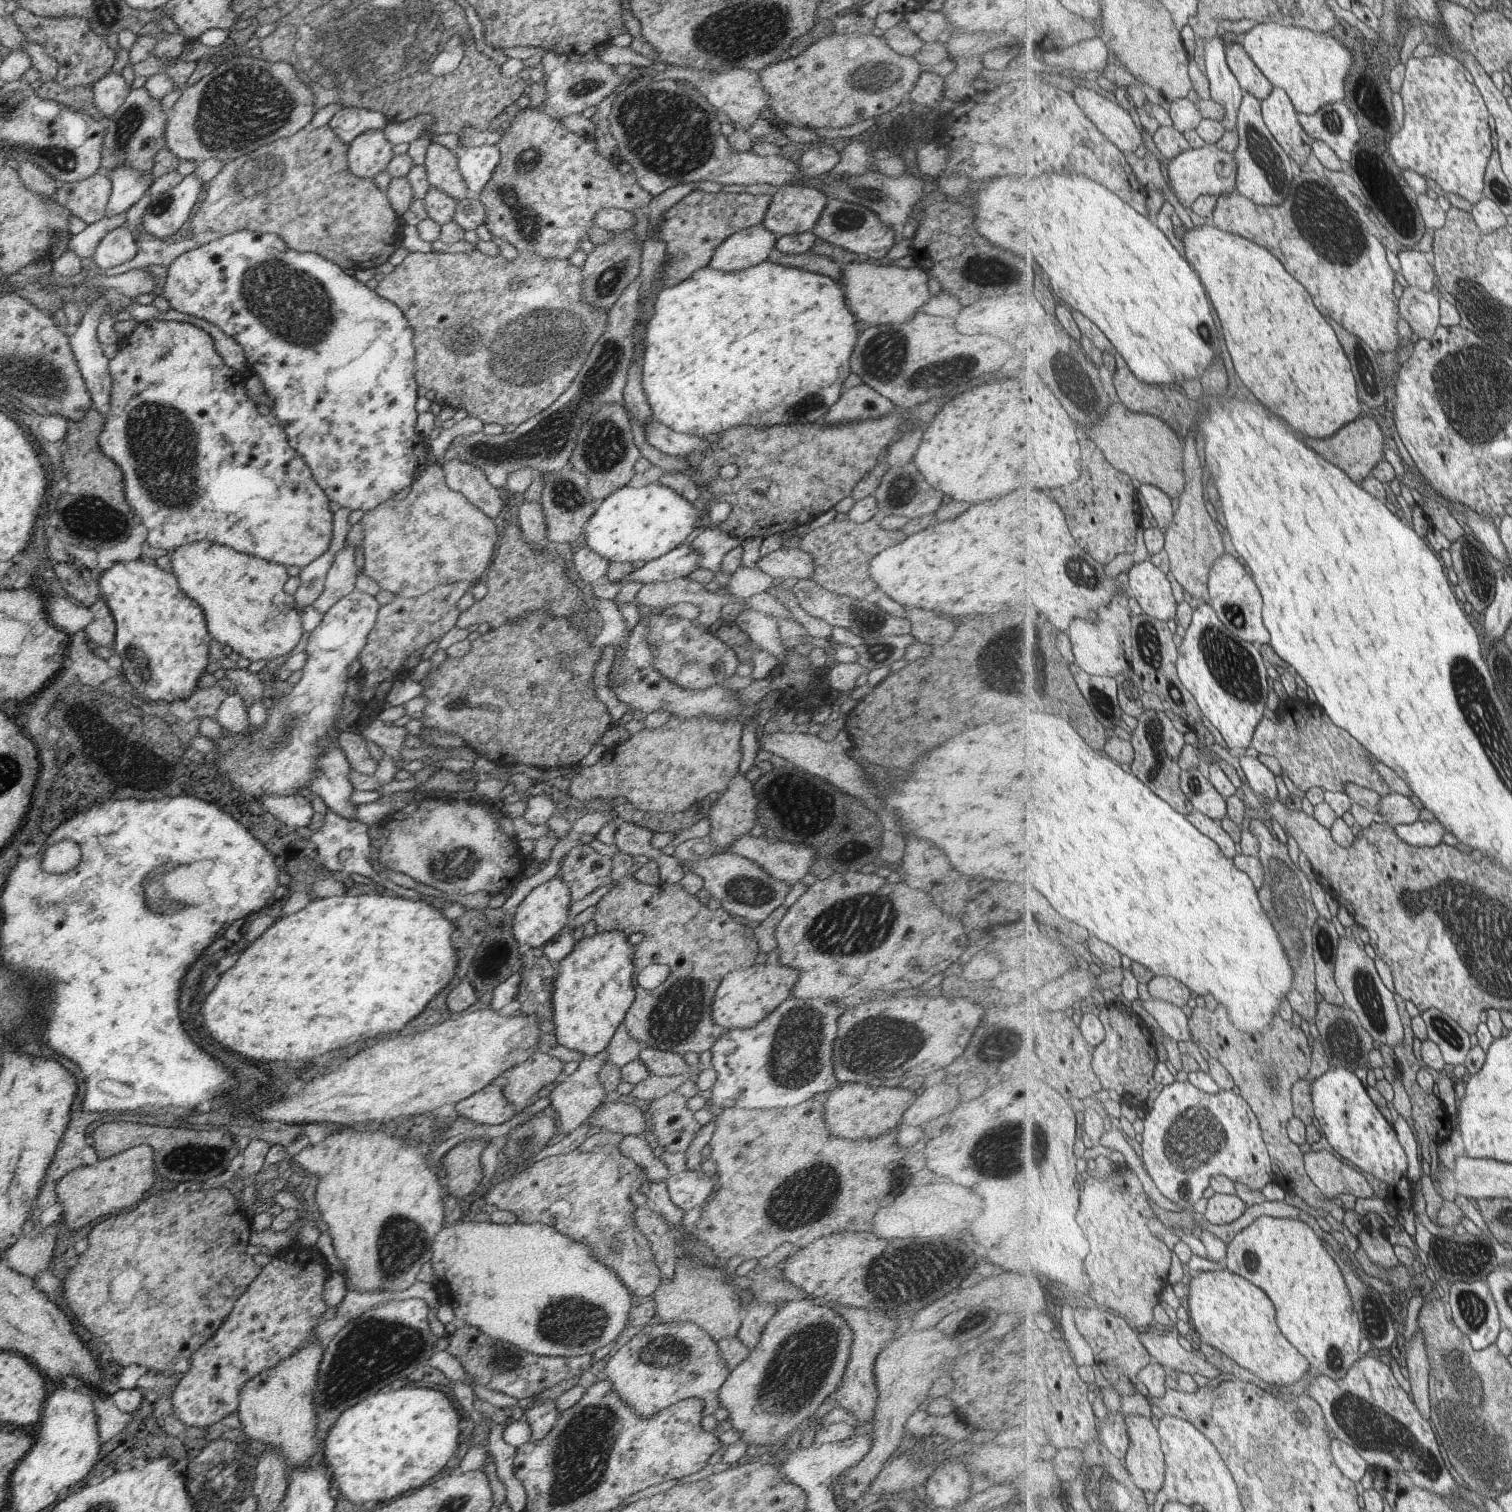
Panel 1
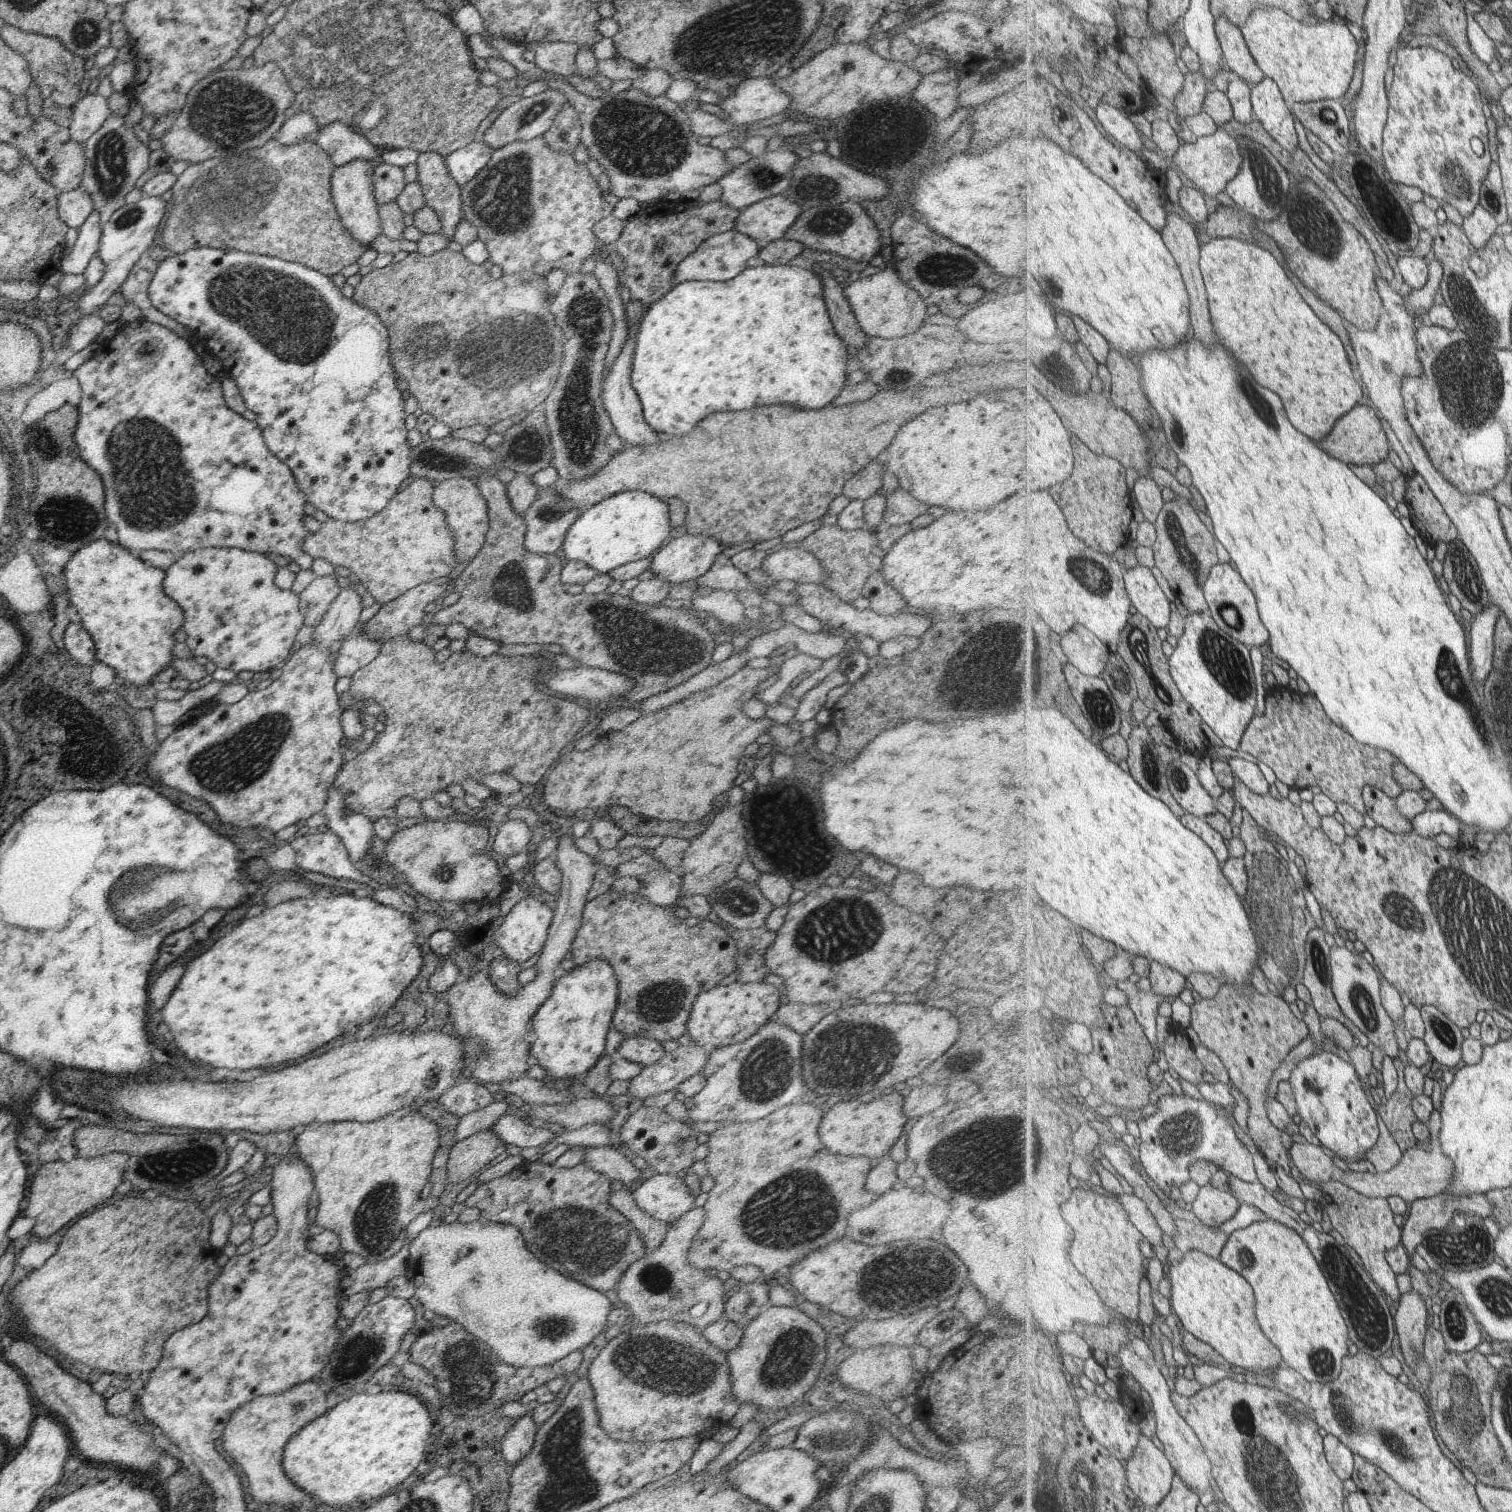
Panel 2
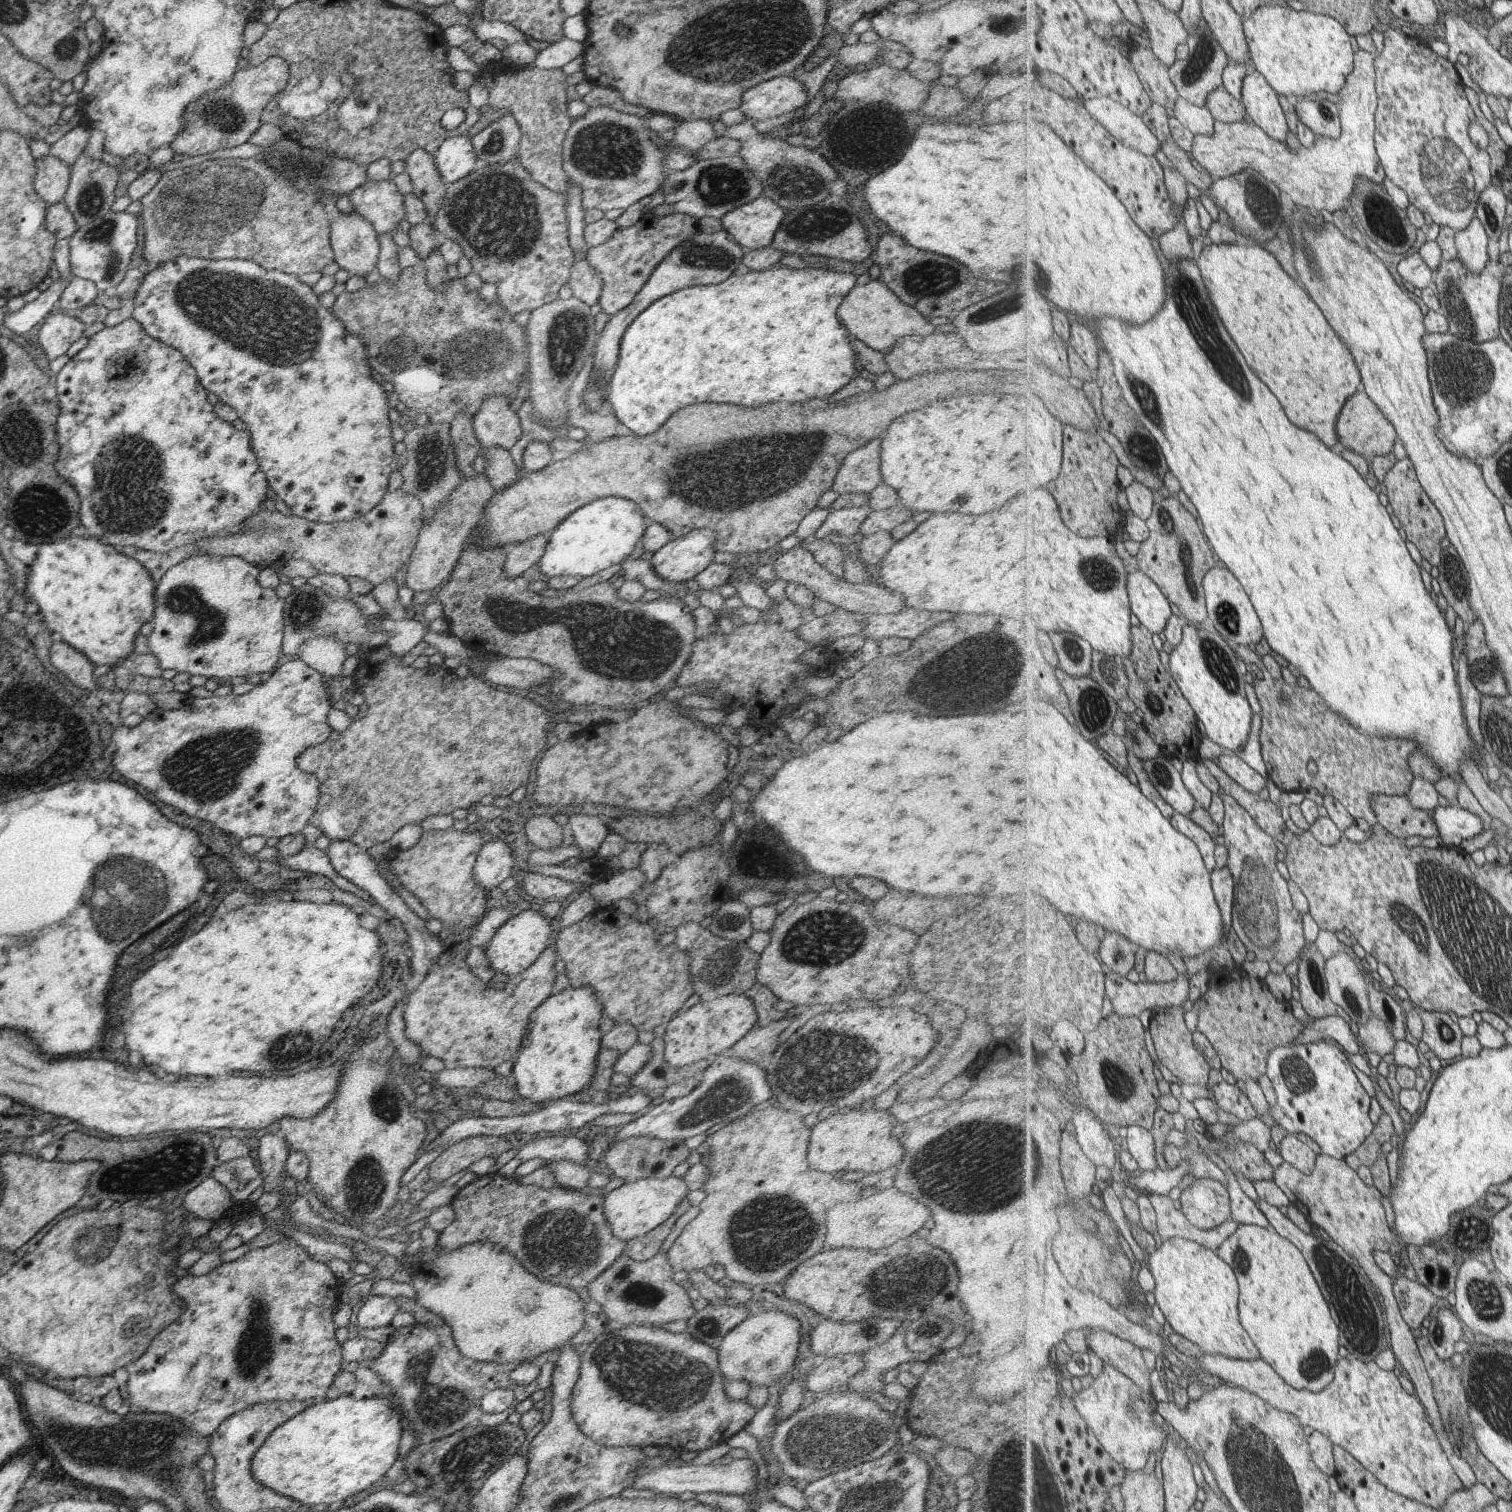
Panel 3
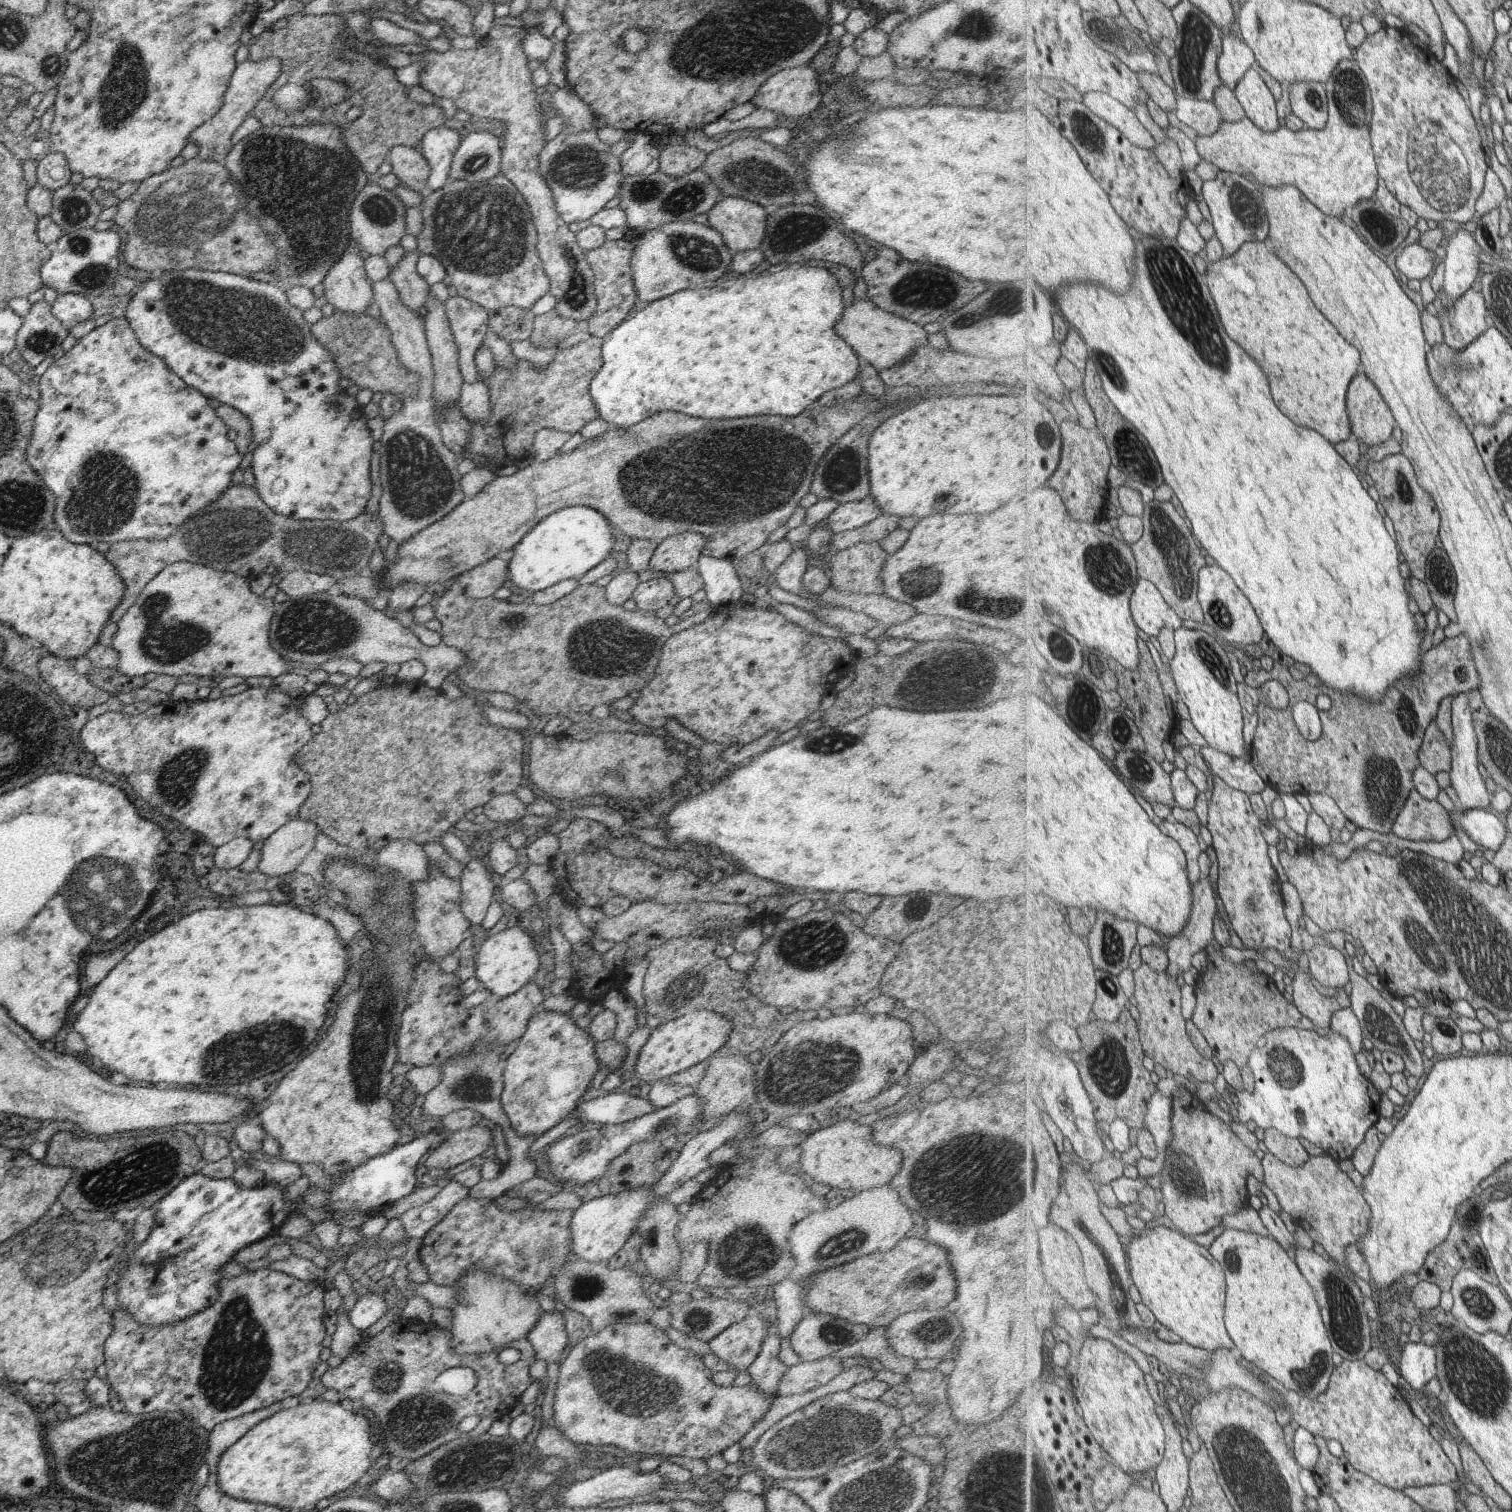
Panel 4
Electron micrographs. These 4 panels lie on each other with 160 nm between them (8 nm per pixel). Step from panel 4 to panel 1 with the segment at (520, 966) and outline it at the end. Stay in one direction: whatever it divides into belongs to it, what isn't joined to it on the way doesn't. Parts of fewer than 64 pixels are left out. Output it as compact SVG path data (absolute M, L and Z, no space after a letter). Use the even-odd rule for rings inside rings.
M555 875L548 881L543 881L540 885L532 887L517 905L514 920L510 931L519 946L543 947L552 940L555 934L566 925L569 920L568 908L572 903L568 886Z

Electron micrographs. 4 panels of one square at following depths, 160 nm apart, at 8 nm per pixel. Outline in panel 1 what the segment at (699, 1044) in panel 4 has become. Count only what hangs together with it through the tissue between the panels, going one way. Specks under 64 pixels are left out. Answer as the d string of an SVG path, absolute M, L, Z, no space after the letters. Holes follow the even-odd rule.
M781 963L739 967L727 973L719 982L712 1000L712 1019L727 1030L751 1028L763 1020L785 1000L798 979L798 972Z

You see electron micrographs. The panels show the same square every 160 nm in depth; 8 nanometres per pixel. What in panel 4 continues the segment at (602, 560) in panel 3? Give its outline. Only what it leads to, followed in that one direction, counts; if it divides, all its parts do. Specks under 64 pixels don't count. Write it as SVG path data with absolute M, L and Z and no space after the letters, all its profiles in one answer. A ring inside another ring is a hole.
M588 506L565 507L541 519L523 538L508 552L508 576L517 588L528 590L529 594L543 590L559 581L583 576L593 566L599 564L611 552L613 533L610 522L602 512Z

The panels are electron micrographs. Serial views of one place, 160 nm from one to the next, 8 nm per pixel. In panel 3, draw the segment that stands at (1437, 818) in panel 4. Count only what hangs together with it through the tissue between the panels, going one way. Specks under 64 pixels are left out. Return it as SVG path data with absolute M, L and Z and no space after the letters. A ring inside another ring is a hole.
M1381 794L1371 796L1371 802L1378 827L1395 834L1396 838L1440 836L1439 828L1431 816L1433 811L1415 808L1407 796Z

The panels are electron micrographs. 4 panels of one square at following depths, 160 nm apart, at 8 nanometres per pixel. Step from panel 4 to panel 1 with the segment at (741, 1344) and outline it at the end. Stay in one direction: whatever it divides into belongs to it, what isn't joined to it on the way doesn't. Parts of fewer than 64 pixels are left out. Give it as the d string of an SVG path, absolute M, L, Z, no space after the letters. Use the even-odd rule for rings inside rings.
M805 1298L777 1308L760 1341L719 1387L720 1404L727 1410L731 1429L742 1436L754 1434L759 1438L755 1444L794 1442L795 1426L808 1422L821 1402L840 1386L851 1343L850 1326L829 1306L811 1304Z

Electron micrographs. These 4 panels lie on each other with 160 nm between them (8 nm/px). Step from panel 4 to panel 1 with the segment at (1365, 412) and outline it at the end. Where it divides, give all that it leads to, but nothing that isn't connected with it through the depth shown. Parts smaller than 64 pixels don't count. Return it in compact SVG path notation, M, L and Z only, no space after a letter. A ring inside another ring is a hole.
M1363 414L1359 419L1353 421L1349 425L1345 425L1335 436L1327 438L1327 440L1313 440L1311 438L1303 438L1307 442L1307 446L1315 448L1319 454L1323 454L1323 458L1329 462L1335 463L1345 474L1351 477L1353 482L1358 485L1369 478L1371 470L1376 467L1376 464L1383 460L1385 456L1385 426L1379 424L1381 421L1378 417L1373 417L1368 414Z

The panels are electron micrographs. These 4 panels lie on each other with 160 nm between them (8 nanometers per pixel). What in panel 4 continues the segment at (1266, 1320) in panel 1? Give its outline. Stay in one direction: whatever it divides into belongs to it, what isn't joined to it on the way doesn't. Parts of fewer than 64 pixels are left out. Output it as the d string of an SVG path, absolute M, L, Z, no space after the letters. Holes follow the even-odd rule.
M1154 1227L1141 1230L1128 1246L1129 1268L1131 1276L1135 1278L1137 1290L1143 1303L1157 1318L1157 1324L1164 1325L1176 1333L1180 1338L1201 1348L1219 1350L1219 1348L1233 1348L1235 1342L1227 1332L1225 1326L1225 1302L1227 1302L1227 1275L1224 1266L1219 1264L1209 1250L1188 1237L1179 1230L1167 1227Z

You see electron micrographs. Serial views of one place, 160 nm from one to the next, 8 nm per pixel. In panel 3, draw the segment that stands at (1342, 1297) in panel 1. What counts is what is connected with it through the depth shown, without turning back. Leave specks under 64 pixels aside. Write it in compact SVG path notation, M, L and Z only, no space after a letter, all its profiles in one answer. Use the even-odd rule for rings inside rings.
M1243 1224L1231 1238L1227 1238L1219 1250L1215 1251L1222 1260L1235 1270L1239 1284L1243 1284L1243 1302L1239 1310L1241 1324L1249 1336L1263 1350L1263 1358L1279 1370L1281 1378L1297 1390L1319 1393L1334 1382L1339 1358L1339 1326L1332 1314L1329 1303L1321 1291L1303 1252L1287 1238L1273 1229L1258 1225Z

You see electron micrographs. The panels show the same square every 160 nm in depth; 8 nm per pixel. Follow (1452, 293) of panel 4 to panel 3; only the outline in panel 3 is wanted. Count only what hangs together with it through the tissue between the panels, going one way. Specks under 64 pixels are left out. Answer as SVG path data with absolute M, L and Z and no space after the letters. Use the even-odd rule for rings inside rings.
M1476 217L1474 222L1471 222L1471 226L1456 230L1455 233L1456 258L1465 265L1467 274L1473 276L1473 274L1483 273L1489 263L1489 252L1487 252L1489 236L1481 220Z

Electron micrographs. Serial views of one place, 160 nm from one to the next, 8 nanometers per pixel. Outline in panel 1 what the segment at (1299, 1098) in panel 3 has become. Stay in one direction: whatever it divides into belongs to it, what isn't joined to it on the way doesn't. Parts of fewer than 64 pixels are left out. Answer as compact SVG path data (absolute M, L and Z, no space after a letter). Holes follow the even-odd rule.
M1331 1068L1323 1073L1319 1078L1314 1080L1311 1088L1314 1120L1317 1120L1324 1131L1325 1137L1329 1142L1332 1150L1340 1154L1343 1158L1349 1160L1363 1170L1370 1172L1376 1178L1386 1184L1386 1196L1384 1201L1389 1202L1395 1208L1401 1208L1405 1204L1405 1208L1409 1210L1416 1209L1413 1207L1413 1189L1411 1189L1411 1180L1409 1180L1409 1160L1407 1160L1407 1152L1403 1148L1403 1144L1397 1138L1397 1132L1392 1124L1385 1120L1385 1116L1381 1114L1381 1110L1377 1108L1377 1104L1373 1102L1373 1098L1369 1096L1367 1088L1363 1086L1363 1082L1359 1080L1357 1074L1344 1068Z

